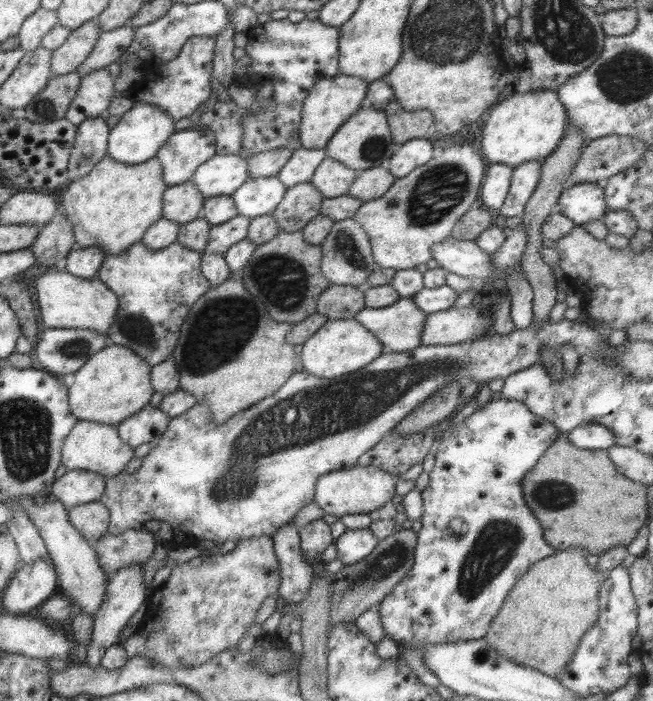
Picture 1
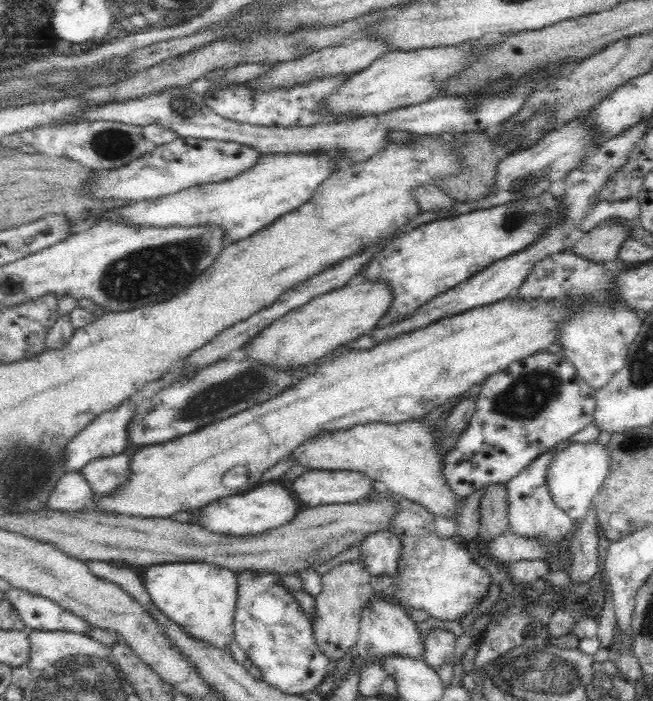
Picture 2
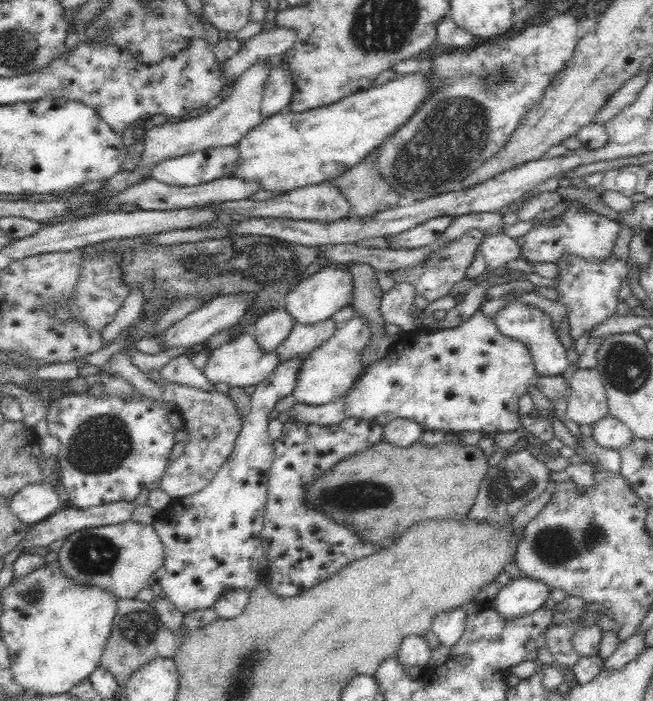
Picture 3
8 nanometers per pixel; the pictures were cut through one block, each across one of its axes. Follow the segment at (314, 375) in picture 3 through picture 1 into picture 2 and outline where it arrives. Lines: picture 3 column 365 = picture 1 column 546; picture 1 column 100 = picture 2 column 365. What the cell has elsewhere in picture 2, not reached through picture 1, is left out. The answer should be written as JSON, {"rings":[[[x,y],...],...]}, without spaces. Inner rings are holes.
{"rings":[[[374,484],[370,494],[358,498],[358,503],[386,499],[394,505],[394,516],[386,530],[401,541],[401,556],[398,558],[396,574],[387,595],[407,609],[421,608],[438,620],[460,620],[466,612],[474,608],[478,598],[486,594],[493,584],[490,574],[476,563],[472,546],[460,543],[456,537],[444,538],[438,535],[430,511],[422,505],[401,497],[389,490],[378,491]]]}

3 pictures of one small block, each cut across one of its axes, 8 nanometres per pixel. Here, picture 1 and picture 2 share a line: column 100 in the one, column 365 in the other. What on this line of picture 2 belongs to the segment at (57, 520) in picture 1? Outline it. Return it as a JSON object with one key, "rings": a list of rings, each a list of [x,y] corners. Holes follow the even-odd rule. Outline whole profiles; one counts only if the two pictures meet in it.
{"rings":[[[360,559],[339,563],[321,575],[322,590],[314,596],[316,606],[311,625],[316,646],[330,662],[341,659],[357,643],[360,612],[368,598],[374,596],[374,589],[369,583],[370,576]]]}

